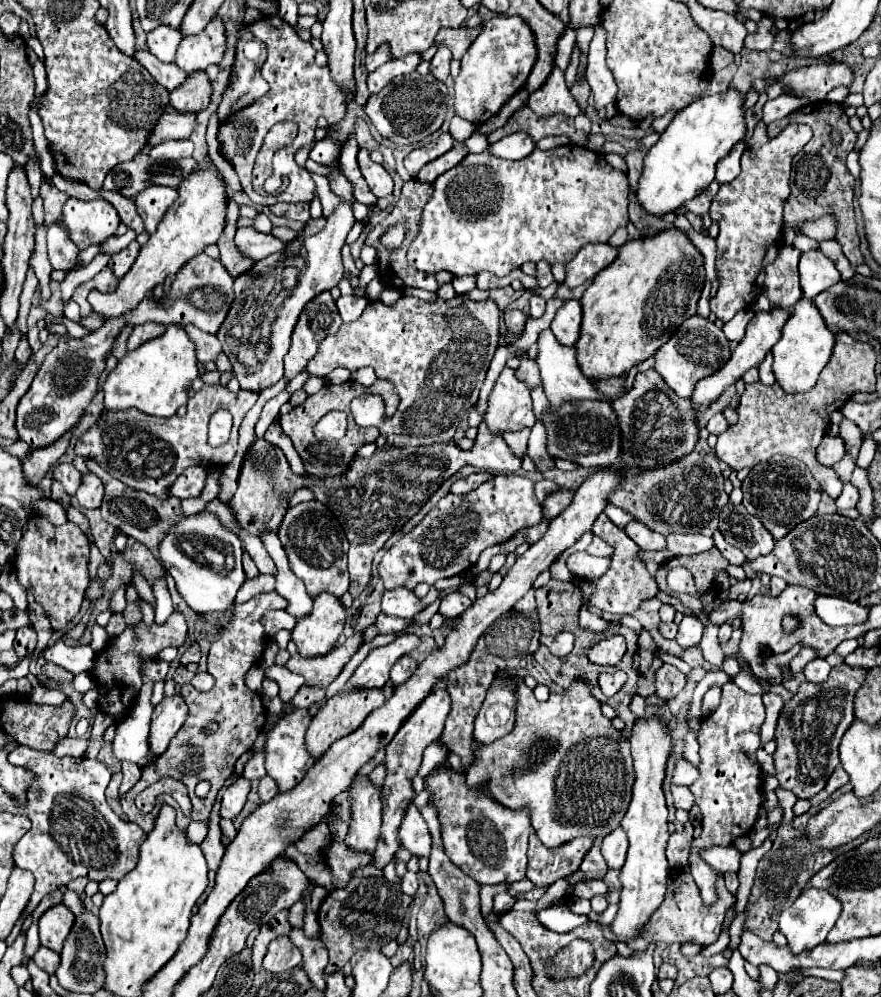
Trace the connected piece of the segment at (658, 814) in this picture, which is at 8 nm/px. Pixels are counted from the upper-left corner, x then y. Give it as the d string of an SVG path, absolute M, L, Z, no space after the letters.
M639 716L635 720L629 742L635 766L635 782L633 782L633 800L629 804L627 814L621 820L621 828L629 836L629 852L625 866L621 868L623 890L619 900L619 912L611 922L615 936L623 942L637 936L637 930L649 920L649 916L663 902L667 888L669 864L665 858L665 846L669 830L667 830L667 804L663 794L663 780L665 780L667 760L673 752L671 726L659 716Z

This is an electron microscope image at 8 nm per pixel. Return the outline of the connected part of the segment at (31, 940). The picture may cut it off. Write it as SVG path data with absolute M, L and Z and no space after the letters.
M33 922L27 930L27 944L25 944L25 952L27 956L33 956L33 952L39 948L39 938L37 938L37 932L39 932L39 926L37 922Z

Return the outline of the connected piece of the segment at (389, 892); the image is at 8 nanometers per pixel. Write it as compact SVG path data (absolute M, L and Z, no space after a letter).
M383 876L351 878L351 884L347 884L347 888L329 892L317 912L321 924L321 940L329 952L325 974L341 970L357 950L383 948L391 938L395 938L399 934L409 902L411 896L403 894L399 884L393 884Z

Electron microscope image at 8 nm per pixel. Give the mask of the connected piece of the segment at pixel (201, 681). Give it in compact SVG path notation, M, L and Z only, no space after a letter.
M198 672L191 681L192 685L199 691L209 691L215 684L214 678L208 672Z

